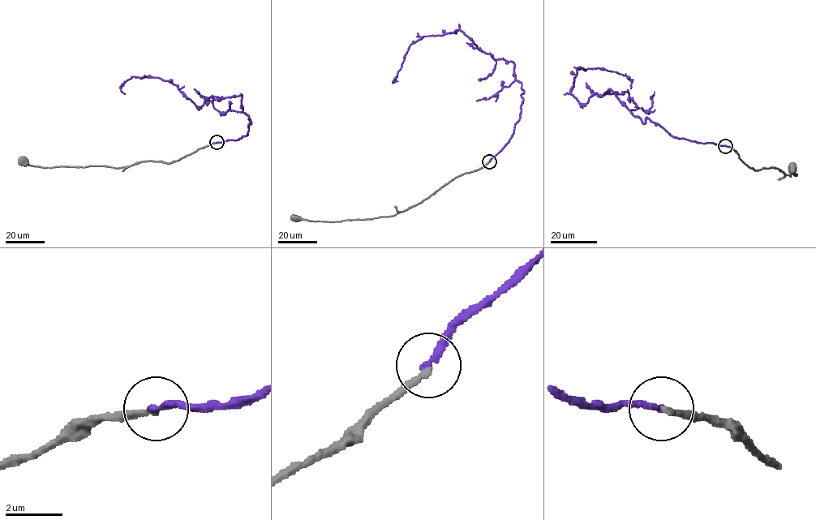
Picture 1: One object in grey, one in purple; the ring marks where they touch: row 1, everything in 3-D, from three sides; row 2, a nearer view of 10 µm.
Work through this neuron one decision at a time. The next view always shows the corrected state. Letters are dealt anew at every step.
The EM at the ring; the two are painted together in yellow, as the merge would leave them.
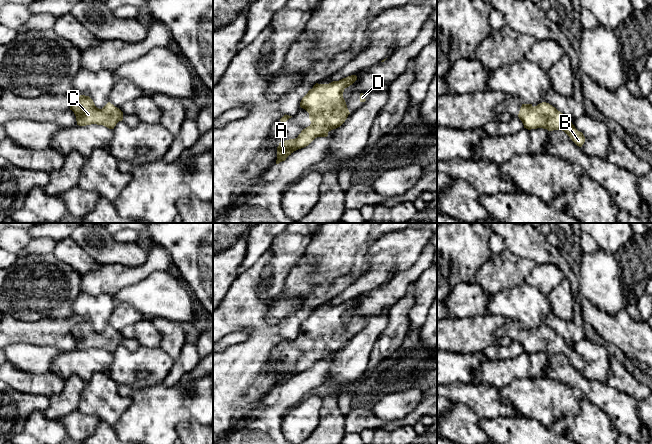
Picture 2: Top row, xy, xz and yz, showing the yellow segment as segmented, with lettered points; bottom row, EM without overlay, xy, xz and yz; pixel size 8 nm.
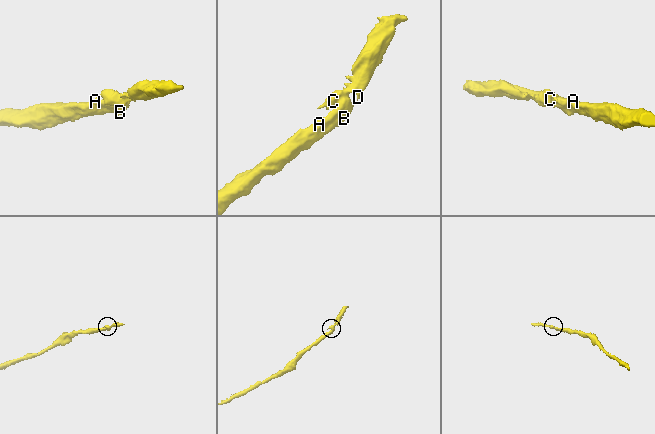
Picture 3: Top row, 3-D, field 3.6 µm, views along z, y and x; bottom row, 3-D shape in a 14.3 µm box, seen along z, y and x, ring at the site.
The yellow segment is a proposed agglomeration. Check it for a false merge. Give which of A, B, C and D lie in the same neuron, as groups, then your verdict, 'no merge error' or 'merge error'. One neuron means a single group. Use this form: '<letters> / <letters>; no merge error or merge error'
A B C D; no merge error

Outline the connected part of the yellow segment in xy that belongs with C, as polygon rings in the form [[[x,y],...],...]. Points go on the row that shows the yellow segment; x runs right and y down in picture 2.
[[[80,95],[71,100],[70,110],[74,112],[79,126],[97,124],[114,129],[116,124],[123,120],[123,112],[110,102],[99,109],[93,100],[85,95]]]

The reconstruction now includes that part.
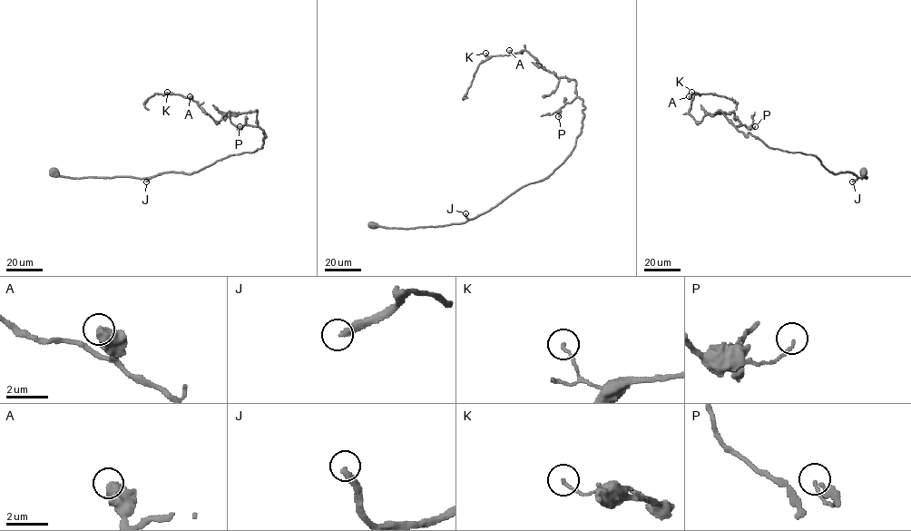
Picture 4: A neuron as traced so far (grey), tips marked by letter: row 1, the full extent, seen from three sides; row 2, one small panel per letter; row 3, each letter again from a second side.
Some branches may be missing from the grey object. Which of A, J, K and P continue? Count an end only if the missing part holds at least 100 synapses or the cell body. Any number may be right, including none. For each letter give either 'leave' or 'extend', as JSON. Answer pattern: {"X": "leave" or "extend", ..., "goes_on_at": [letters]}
{"A": "leave", "J": "extend", "K": "leave", "P": "leave", "goes_on_at": ["J"]}

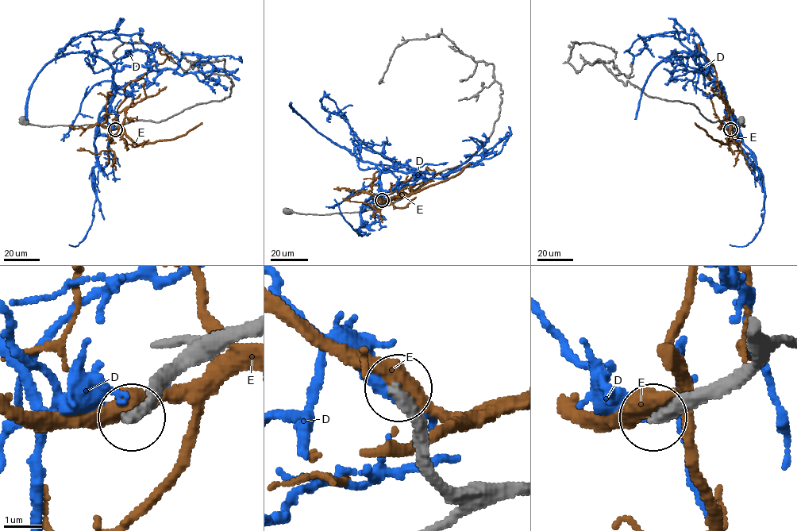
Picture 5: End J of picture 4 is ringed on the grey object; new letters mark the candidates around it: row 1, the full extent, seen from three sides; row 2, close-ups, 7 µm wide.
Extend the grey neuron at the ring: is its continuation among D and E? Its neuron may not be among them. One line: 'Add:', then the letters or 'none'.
Add: none

